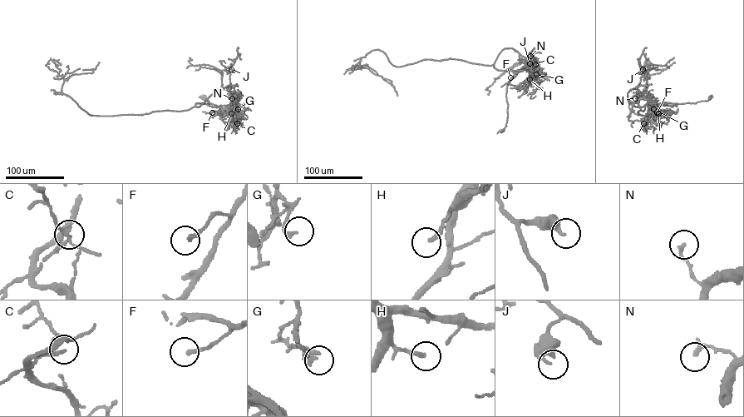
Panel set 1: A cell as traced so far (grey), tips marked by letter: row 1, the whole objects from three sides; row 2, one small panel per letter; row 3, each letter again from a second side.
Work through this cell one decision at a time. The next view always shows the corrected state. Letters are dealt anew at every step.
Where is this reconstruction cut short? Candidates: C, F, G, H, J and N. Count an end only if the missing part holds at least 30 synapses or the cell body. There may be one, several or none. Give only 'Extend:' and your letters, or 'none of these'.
Extend: none of these

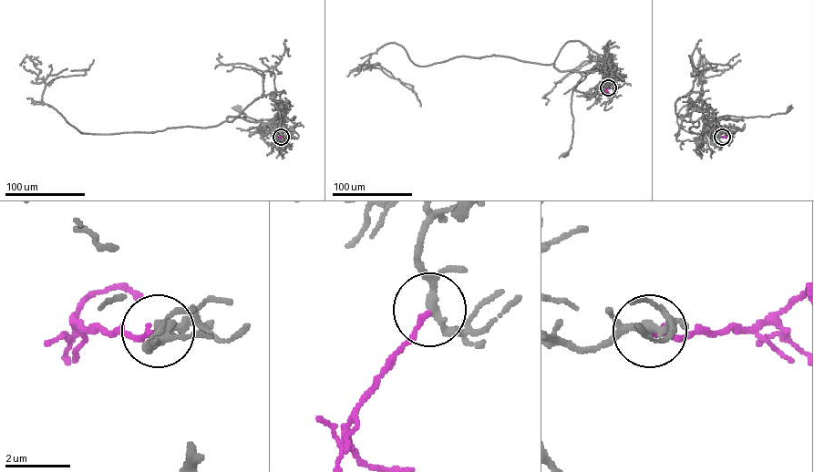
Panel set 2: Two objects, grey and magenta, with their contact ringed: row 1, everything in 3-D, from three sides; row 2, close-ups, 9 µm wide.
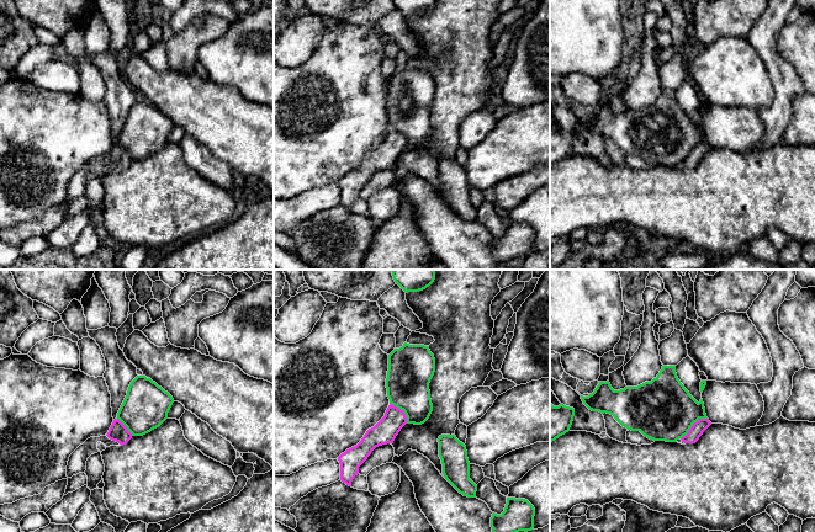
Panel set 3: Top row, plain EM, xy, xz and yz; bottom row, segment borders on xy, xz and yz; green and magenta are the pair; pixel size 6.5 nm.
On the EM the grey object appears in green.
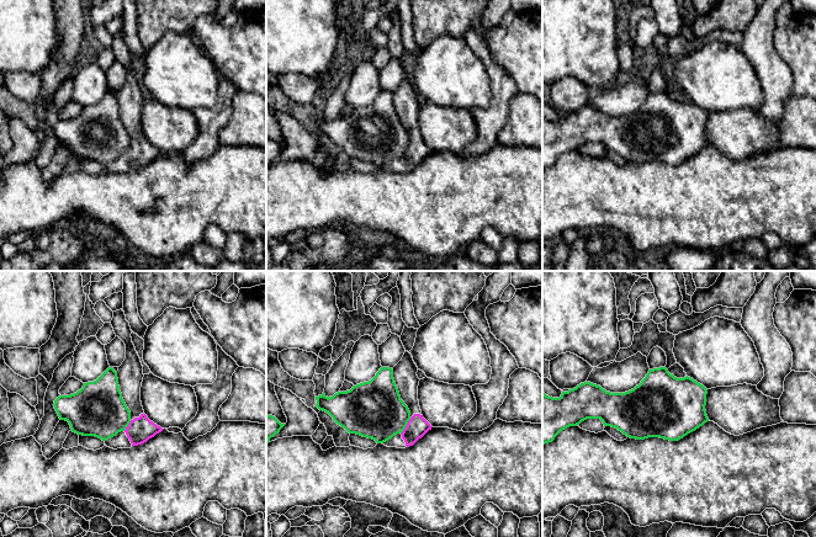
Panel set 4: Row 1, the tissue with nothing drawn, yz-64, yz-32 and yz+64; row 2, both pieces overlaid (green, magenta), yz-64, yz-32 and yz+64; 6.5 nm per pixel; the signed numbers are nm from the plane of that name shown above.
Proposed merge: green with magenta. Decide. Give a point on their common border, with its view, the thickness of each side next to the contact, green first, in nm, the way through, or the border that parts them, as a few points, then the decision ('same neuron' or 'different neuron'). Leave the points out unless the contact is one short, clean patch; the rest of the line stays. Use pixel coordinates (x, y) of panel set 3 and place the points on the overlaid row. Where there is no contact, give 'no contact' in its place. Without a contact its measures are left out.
contact yz (692, 425); calibres 400 and 90 nm; border yz (707, 418), (699, 418), (681, 439); different neuron

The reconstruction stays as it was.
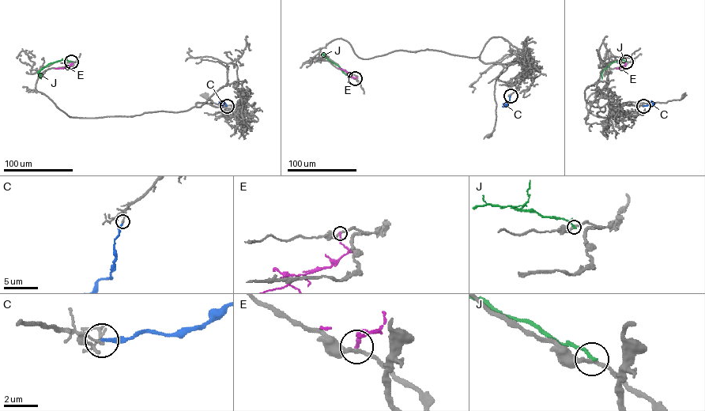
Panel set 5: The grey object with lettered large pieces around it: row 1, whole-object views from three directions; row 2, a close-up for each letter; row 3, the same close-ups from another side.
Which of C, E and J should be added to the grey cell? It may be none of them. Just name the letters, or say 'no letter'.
no letter

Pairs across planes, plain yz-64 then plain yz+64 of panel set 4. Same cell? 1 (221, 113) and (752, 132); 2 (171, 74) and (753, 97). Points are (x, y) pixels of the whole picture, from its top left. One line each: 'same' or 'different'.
1: different
2: same

